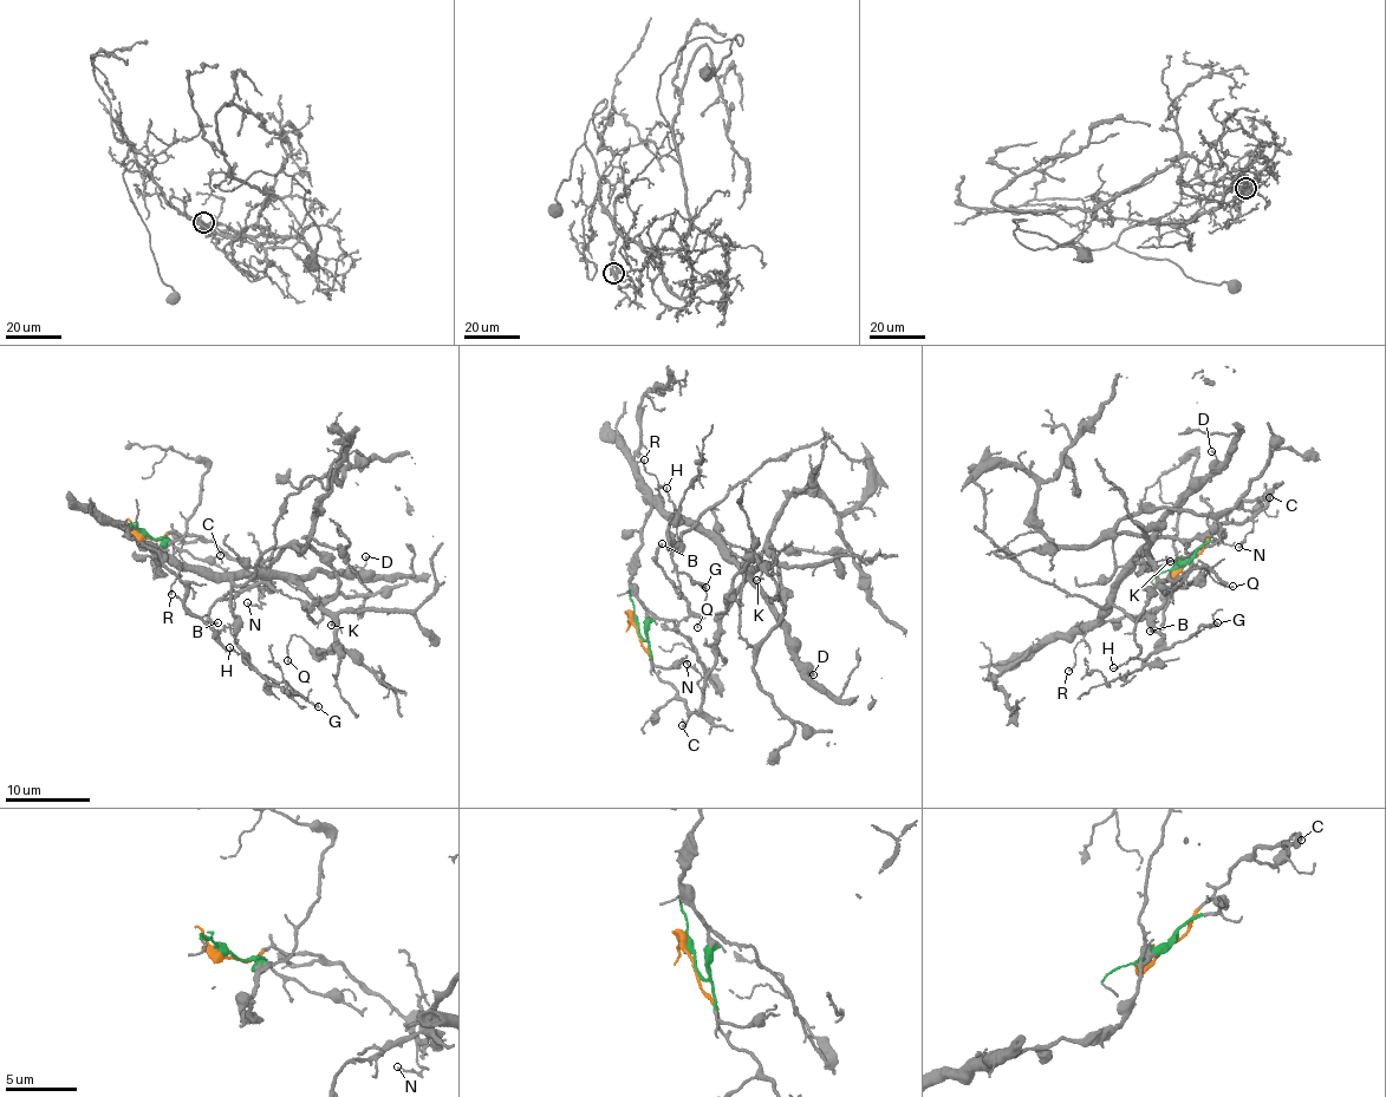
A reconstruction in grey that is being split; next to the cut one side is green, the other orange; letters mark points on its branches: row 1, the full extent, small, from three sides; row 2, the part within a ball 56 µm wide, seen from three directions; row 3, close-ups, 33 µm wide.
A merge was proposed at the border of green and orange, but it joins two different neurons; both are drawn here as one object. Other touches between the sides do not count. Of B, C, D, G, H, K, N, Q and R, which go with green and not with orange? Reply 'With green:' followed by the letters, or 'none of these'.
With green: D, G, H, K, Q, R

